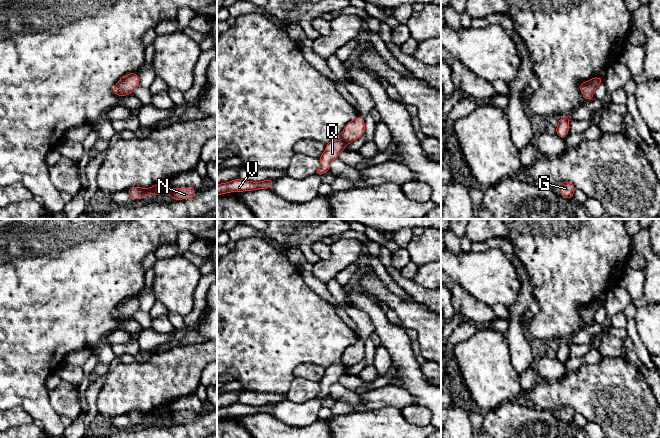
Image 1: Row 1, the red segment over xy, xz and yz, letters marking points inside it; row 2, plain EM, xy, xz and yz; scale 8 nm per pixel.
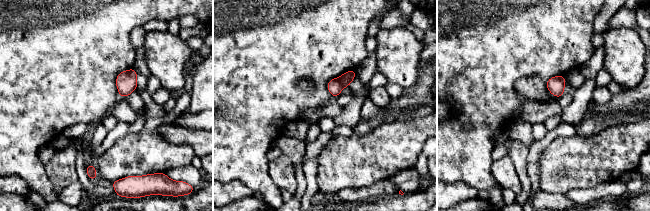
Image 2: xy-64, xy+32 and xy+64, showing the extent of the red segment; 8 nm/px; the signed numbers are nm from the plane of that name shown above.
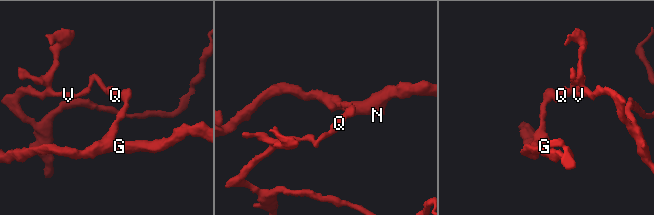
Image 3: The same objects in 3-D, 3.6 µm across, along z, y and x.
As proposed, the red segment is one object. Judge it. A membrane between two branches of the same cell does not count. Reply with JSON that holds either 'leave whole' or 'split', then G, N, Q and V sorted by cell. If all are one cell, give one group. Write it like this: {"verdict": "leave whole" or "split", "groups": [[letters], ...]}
{"verdict": "split", "groups": [["G", "N"], ["Q", "V"]]}

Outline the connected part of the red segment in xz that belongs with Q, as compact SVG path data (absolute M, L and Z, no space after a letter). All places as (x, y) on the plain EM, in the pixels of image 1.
M341 359L326 368L325 375L319 381L320 390L316 397L323 398L329 396L331 385L339 382L340 376L346 372L346 369Z

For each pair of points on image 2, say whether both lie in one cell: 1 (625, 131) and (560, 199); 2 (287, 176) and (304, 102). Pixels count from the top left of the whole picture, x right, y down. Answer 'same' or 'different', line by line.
1: different
2: different

